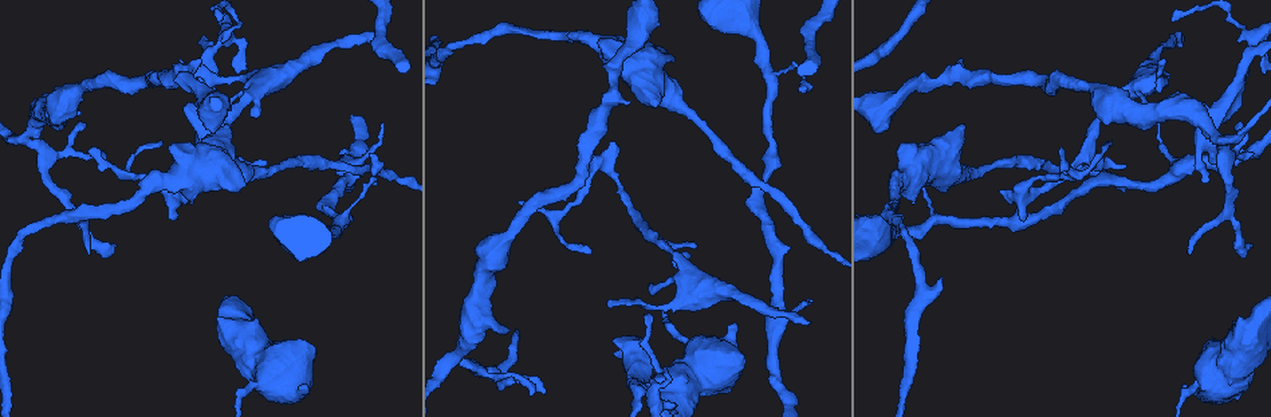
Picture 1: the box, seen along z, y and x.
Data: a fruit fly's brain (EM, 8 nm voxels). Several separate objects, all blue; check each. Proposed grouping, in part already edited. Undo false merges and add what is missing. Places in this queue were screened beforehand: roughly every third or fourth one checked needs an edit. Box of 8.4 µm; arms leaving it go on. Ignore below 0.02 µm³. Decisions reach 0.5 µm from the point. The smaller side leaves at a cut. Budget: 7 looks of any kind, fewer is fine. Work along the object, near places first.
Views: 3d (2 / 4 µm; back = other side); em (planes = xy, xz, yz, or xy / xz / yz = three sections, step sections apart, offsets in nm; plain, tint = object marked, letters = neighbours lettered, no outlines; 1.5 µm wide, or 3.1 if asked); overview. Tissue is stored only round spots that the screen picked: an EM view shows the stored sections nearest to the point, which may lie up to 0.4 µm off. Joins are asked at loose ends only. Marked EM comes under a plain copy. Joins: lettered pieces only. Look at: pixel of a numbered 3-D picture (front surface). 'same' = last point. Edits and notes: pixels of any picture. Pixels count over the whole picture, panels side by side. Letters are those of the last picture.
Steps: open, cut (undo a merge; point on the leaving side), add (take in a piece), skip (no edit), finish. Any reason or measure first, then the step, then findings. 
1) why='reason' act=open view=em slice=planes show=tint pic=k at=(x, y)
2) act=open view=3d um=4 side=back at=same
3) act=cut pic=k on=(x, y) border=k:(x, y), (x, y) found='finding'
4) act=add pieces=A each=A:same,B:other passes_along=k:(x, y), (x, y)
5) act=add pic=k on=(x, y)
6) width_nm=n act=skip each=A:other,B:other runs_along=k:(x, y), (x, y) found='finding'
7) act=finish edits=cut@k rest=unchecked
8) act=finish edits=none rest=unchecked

why='branch stops here' act=open view=em slice=xz step=4 show=tint pic=1 at=(1241, 125)

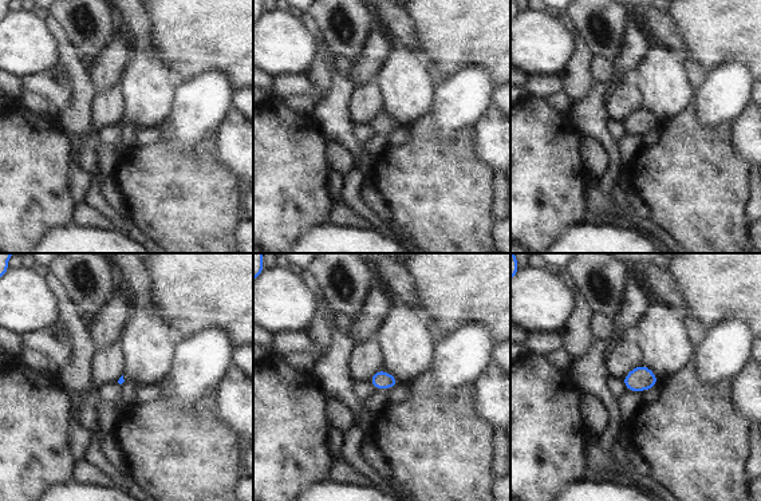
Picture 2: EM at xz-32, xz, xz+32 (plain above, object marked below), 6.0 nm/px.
act=open view=em slice=planes show=tint at=same

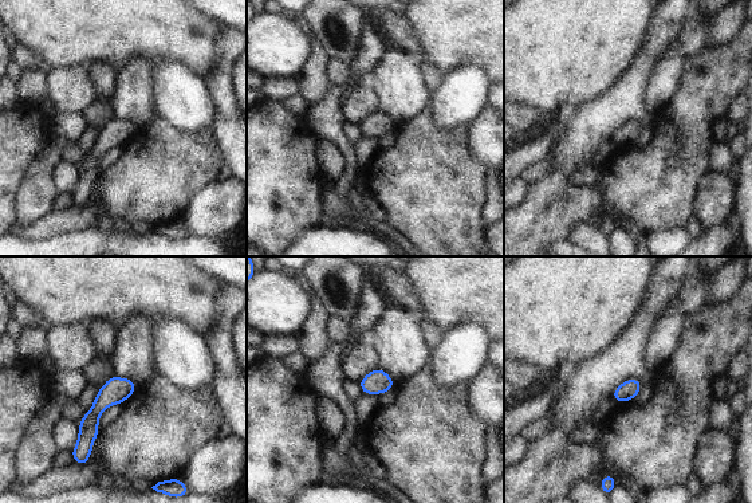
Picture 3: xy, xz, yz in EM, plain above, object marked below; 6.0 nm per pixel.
act=open view=em slice=planes show=letters at=same

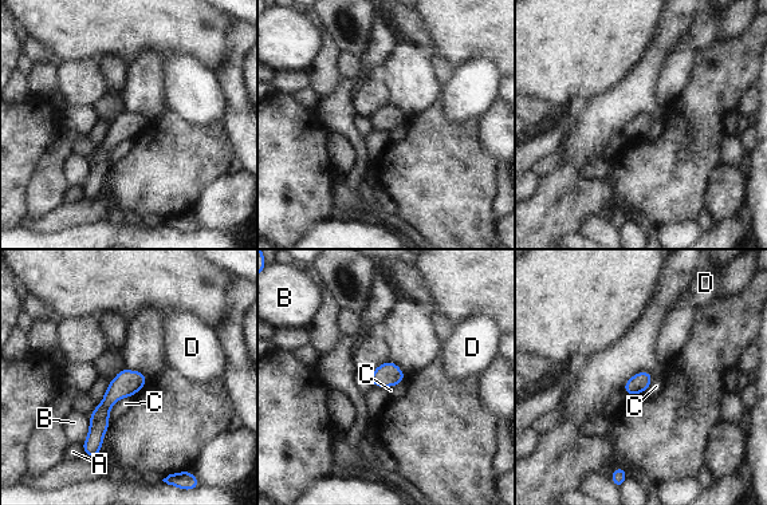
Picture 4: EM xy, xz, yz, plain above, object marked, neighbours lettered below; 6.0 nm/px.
act=skip each=A:other,B:other,C:other,D:other border=4:(133, 395), (121, 398), (107, 418) found='no lettered piece goes on from it'

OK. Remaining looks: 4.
act=open view=3d um=2 side=back pic=1 at=(644, 391)

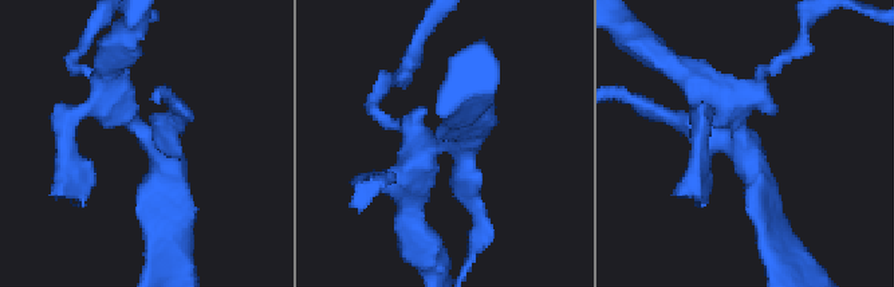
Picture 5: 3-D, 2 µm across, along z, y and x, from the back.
why='now the EM' act=open view=em slice=planes show=letters pic=5 at=(150, 129)

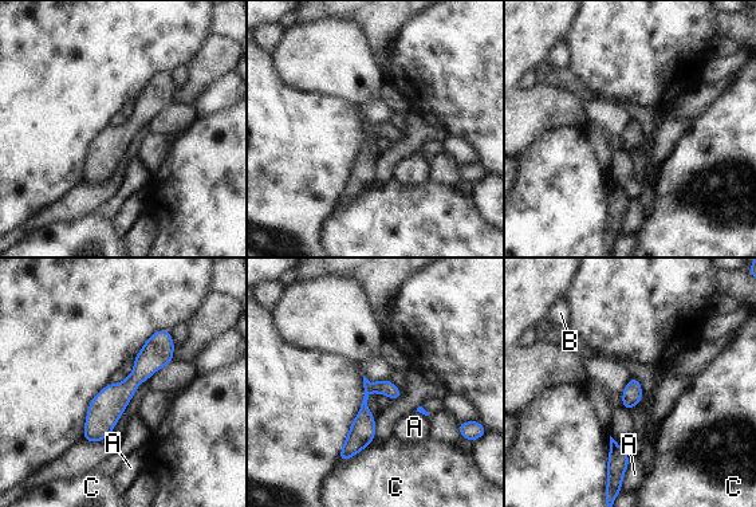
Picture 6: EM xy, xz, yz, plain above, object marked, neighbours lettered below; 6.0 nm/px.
act=skip each=A:other,B:other,C:other border=6:(630, 458), (622, 479) found='all the same neuron'

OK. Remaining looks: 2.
why='free end' act=open view=3d um=2 pic=1 at=(809, 322)

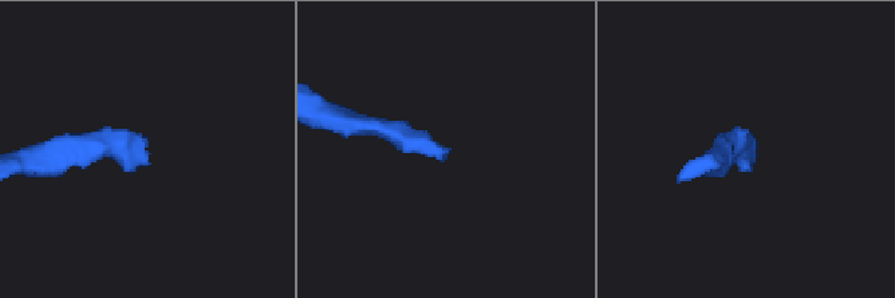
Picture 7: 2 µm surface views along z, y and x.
act=open view=em slice=planes show=letters pic=7 at=(753, 164)

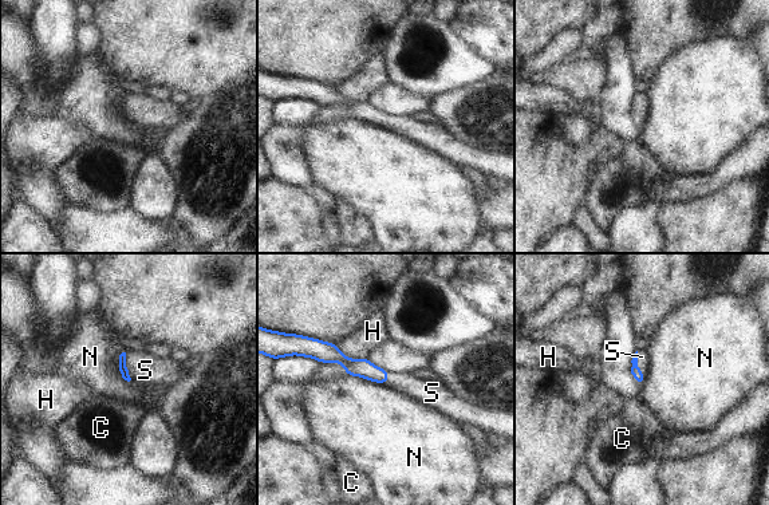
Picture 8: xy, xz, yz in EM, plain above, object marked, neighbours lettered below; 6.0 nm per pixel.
act=add pieces=S each=C:other,H:other,N:other,S:same passes_along=8:(123, 370), (125, 366), (145, 370) found='the neuron continues'

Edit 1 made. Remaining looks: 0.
act=finish edits=add@8 rest=unchecked

